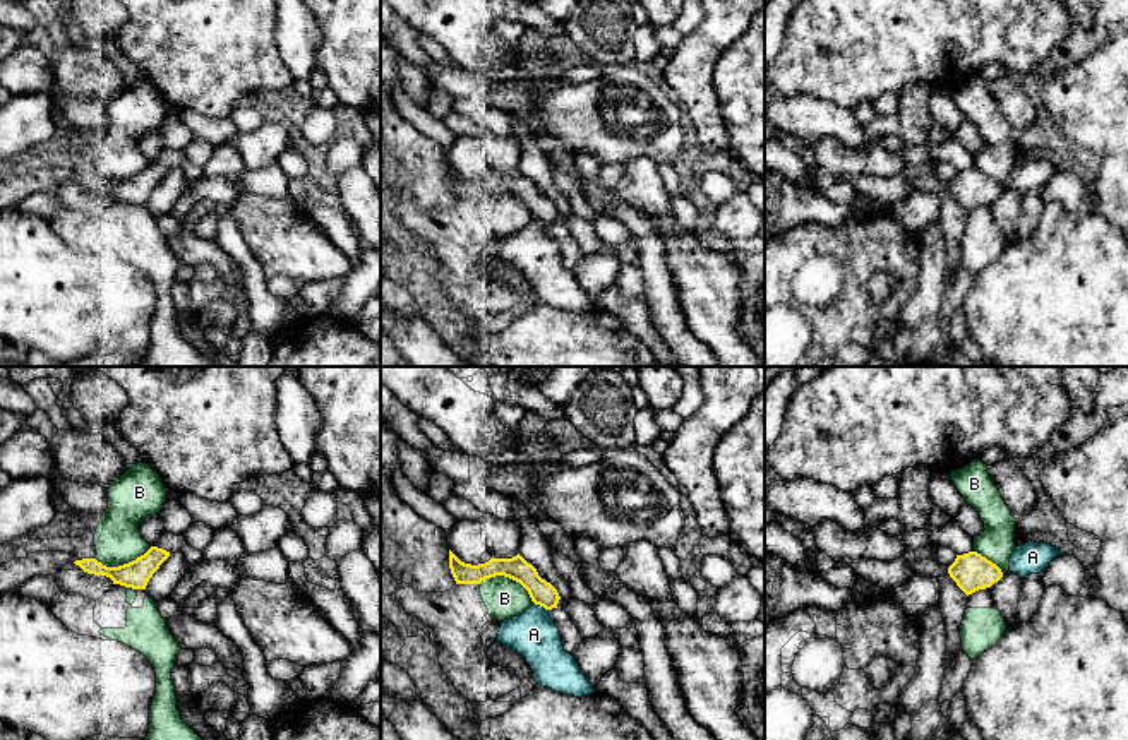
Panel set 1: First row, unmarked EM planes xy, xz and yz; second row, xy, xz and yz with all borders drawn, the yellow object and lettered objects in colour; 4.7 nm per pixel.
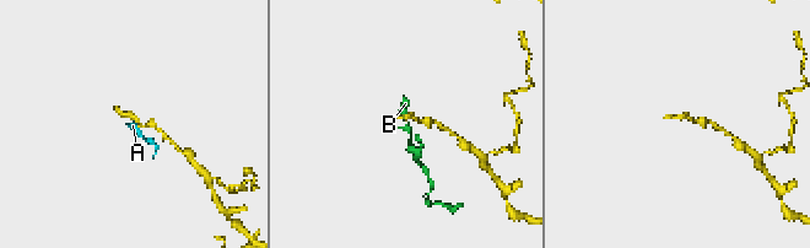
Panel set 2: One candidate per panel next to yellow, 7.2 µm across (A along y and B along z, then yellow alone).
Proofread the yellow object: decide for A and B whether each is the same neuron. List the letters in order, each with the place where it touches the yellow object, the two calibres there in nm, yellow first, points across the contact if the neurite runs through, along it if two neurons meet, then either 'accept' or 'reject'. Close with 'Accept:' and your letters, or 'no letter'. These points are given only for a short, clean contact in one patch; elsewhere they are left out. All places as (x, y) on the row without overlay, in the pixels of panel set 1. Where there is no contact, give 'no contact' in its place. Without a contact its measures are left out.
A: meets yellow in xz at (542, 221); 120 nm thick on the yellow side, 220 nm on the other; accept
B: meets yellow in xz at (510, 194); 120 nm thick on the yellow side, 190 nm on the other; border along xz (479, 199), (496, 192), (508, 192), (535, 220); reject
Accept: A

